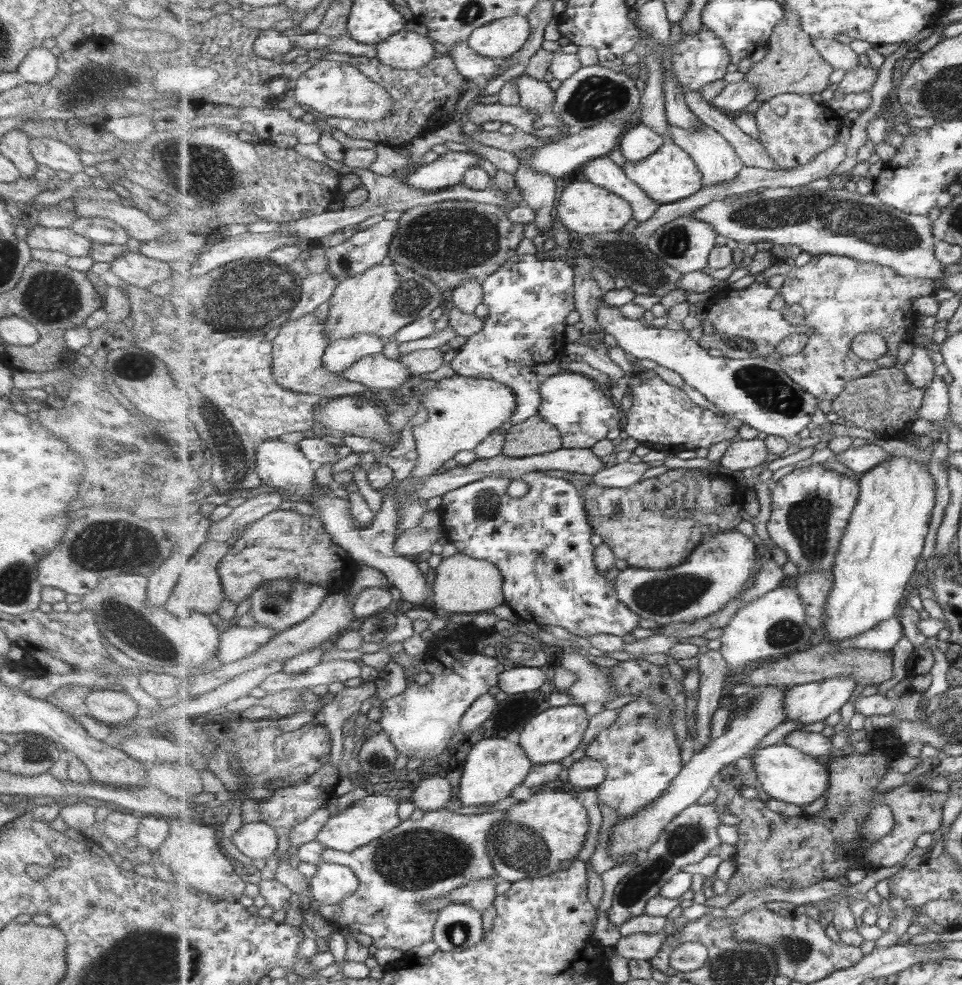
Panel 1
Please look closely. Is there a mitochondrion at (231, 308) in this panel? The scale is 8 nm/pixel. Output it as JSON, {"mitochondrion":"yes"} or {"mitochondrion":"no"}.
{"mitochondrion":"yes"}

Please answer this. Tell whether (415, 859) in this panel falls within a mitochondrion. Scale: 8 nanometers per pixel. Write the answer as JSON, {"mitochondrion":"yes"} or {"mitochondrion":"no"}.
{"mitochondrion":"yes"}

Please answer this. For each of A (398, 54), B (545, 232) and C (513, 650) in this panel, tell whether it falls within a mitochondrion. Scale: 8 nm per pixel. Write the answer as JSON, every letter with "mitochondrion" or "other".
{"A":"other","B":"other","C":"mitochondrion"}

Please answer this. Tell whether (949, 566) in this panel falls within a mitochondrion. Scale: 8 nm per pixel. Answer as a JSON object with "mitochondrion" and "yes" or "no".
{"mitochondrion":"no"}

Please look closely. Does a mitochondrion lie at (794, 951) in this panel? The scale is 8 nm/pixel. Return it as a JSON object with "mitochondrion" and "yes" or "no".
{"mitochondrion":"yes"}

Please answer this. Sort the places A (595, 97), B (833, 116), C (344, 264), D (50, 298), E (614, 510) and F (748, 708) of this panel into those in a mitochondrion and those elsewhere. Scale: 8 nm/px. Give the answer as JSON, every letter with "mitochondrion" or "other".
{"A":"mitochondrion","B":"other","C":"mitochondrion","D":"mitochondrion","E":"mitochondrion","F":"mitochondrion"}

